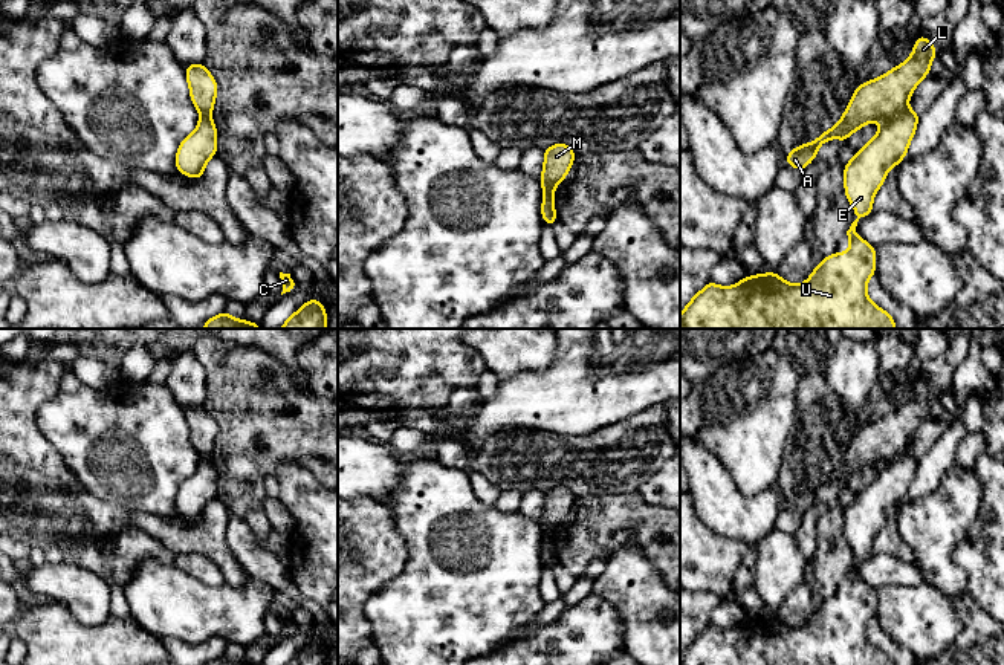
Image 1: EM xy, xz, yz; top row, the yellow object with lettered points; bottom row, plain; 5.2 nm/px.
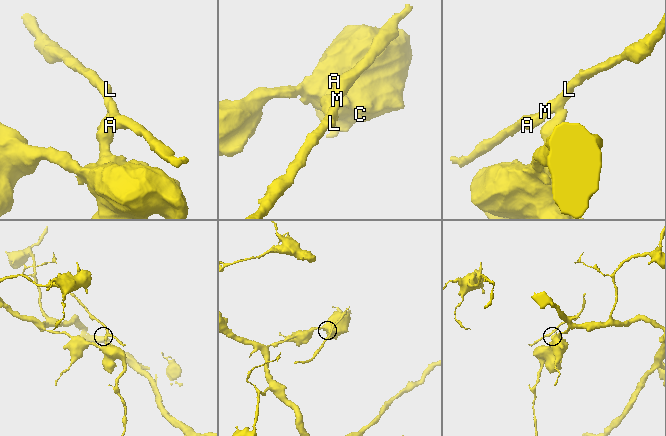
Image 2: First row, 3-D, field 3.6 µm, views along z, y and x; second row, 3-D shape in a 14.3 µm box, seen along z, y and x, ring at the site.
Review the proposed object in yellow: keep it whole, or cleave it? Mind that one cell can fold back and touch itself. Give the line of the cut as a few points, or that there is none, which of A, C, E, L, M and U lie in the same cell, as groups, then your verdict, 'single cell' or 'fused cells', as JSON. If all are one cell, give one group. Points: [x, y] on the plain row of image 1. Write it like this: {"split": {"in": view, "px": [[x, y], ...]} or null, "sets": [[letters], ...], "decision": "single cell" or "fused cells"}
{"split": {"in": "yz", "px": [[905, 450], [882, 465]]}, "sets": [["A", "L", "M"], ["C", "E", "U"]], "decision": "fused cells"}

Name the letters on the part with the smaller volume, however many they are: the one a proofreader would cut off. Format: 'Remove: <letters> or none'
Remove: A, L, M

